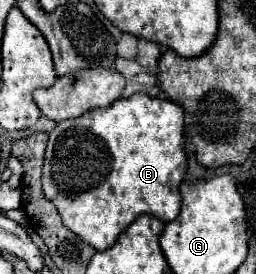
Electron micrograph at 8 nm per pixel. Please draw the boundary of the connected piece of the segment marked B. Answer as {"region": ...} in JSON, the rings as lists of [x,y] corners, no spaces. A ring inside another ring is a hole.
{"region":[[[134,93],[132,97],[126,97],[126,99],[120,97],[118,101],[108,105],[108,109],[90,109],[88,113],[82,113],[80,117],[56,123],[56,127],[48,135],[48,147],[46,147],[46,155],[44,155],[44,167],[42,167],[42,189],[44,189],[44,195],[56,205],[56,209],[62,217],[62,223],[72,233],[76,233],[82,241],[86,241],[88,245],[92,245],[98,251],[104,251],[110,245],[114,245],[114,241],[118,239],[122,229],[126,229],[136,217],[140,217],[144,213],[154,215],[164,223],[172,221],[180,213],[182,199],[178,193],[178,185],[184,179],[184,173],[186,173],[186,153],[184,153],[184,111],[182,111],[182,107],[170,99],[148,97],[146,93]]]}

